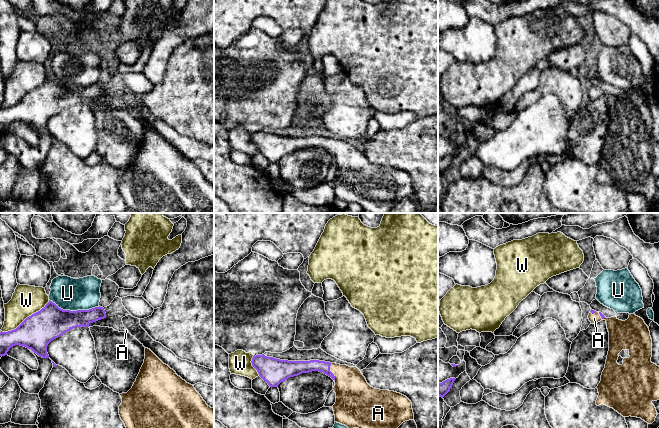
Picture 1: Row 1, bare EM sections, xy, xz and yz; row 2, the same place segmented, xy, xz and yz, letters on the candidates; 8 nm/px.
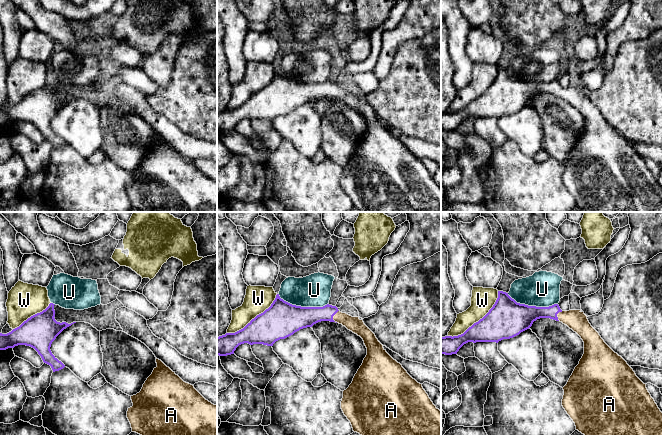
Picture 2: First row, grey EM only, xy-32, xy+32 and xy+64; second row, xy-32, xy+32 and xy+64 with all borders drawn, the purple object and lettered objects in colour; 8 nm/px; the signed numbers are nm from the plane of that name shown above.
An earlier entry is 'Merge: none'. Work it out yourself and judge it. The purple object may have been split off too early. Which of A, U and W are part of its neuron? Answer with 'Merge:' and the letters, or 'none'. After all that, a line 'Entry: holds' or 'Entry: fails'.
Merge: A
Entry: fails

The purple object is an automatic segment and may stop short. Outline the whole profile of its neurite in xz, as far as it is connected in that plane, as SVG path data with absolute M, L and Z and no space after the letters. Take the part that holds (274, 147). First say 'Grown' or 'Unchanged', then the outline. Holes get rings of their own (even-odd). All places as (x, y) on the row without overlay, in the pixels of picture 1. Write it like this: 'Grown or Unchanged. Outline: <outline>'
Grown. Outline: M264 130L254 131L251 139L270 163L312 147L331 153L335 157L335 198L349 205L359 204L368 213L388 213L403 198L414 195L412 179L406 172L371 163L357 143L319 136L280 136Z

